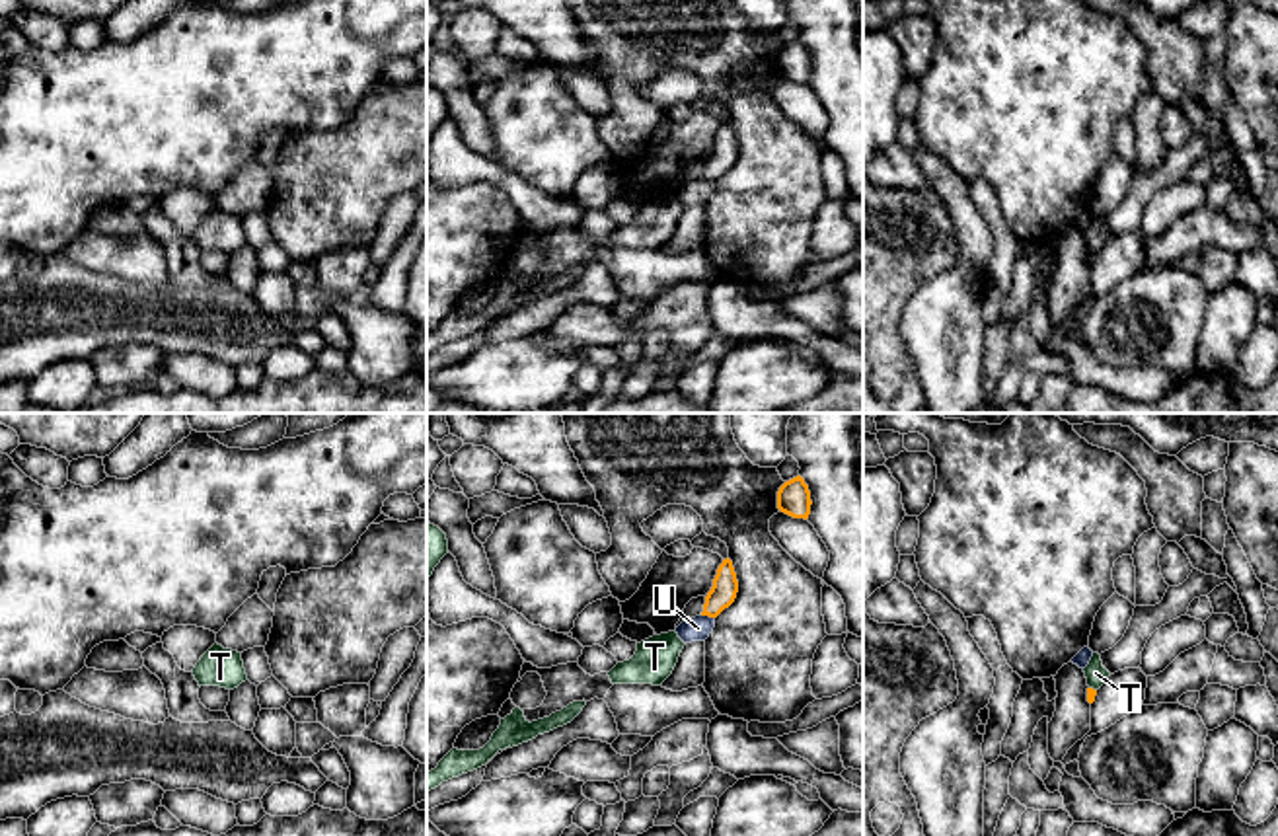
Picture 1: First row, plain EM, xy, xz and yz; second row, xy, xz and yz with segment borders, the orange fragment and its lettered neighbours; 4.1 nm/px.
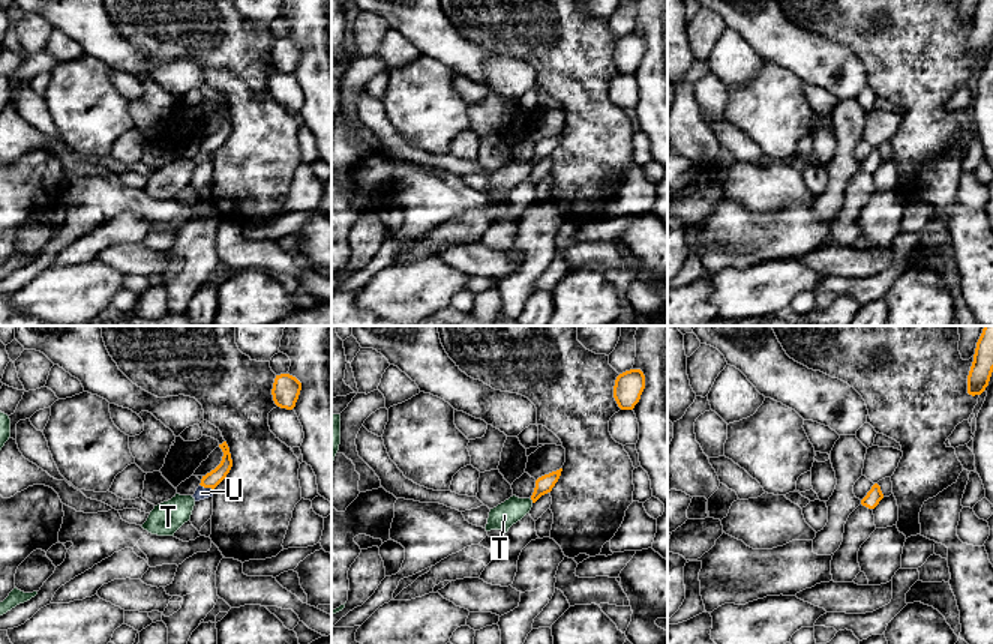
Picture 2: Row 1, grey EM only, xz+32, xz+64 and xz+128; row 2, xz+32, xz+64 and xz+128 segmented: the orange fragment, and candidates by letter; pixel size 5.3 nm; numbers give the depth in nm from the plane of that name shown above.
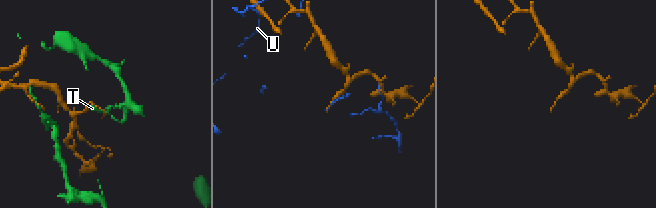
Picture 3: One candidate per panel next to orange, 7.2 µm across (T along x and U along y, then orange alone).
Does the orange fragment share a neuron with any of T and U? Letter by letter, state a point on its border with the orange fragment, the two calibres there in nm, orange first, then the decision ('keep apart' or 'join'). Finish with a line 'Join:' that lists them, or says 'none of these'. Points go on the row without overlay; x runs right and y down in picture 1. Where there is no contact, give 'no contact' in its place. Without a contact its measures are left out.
T: meets orange in yz at (1091, 252); 40 nm thick on the orange side, 90 nm on the other; keep apart
U: meets orange in xz at (708, 178); 110 nm thick on the orange side, 100 nm on the other; keep apart
Join: none of these

